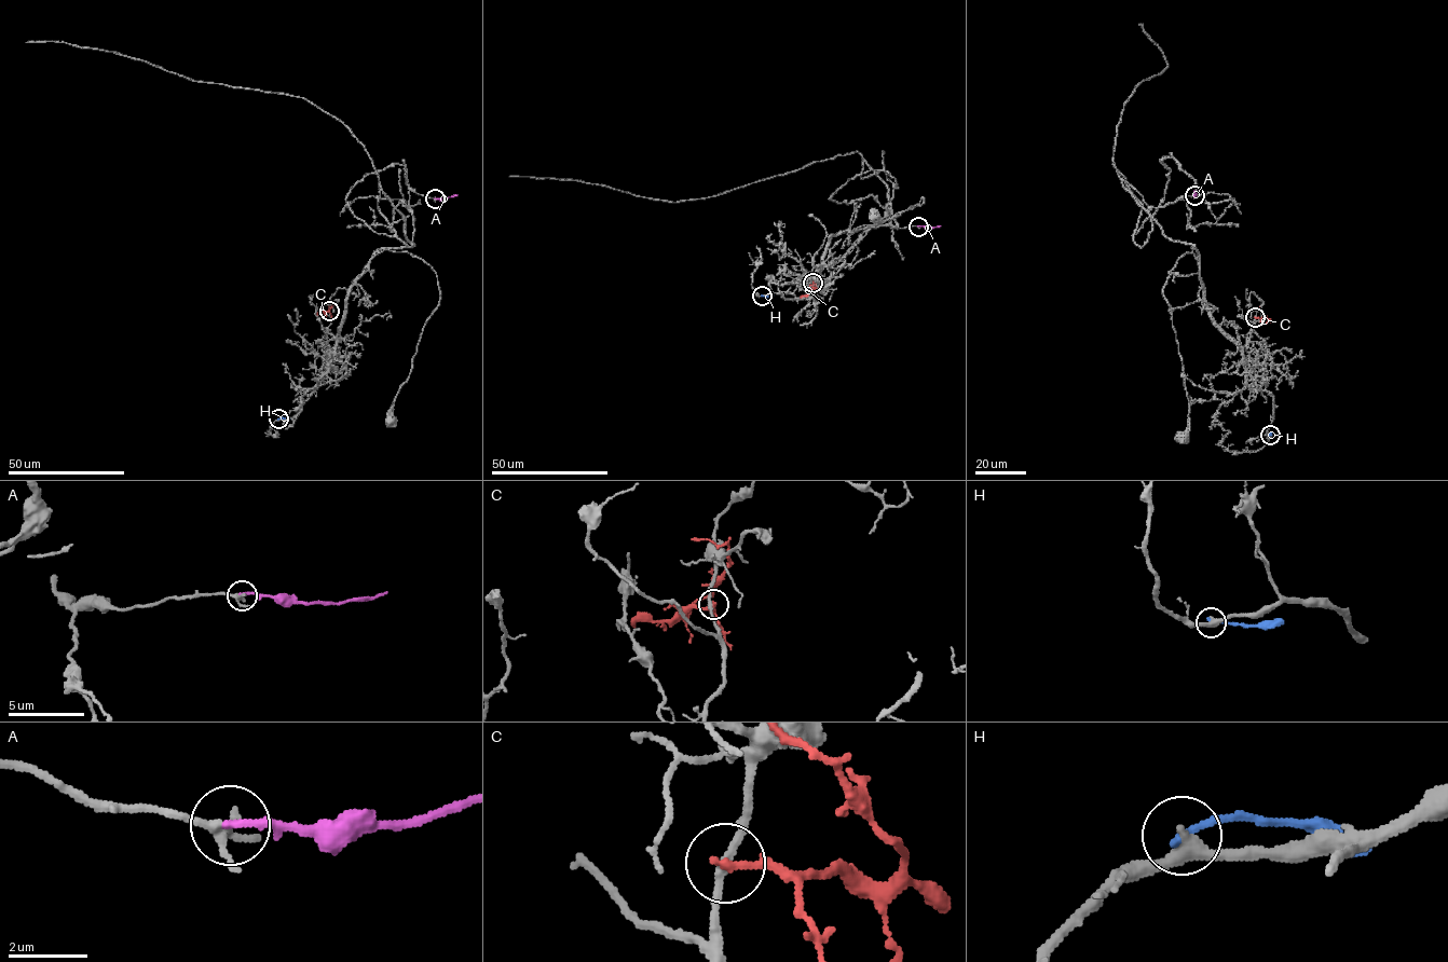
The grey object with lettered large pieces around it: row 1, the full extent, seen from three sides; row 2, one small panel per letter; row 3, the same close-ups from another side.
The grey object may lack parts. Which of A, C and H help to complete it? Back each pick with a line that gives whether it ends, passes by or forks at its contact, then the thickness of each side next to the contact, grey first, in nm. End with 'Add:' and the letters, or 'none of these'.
A: it ends; calibres 220 and 200 nm
Add: A

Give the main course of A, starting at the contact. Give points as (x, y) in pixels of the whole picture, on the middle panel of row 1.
A: (918, 227), (940, 225)

